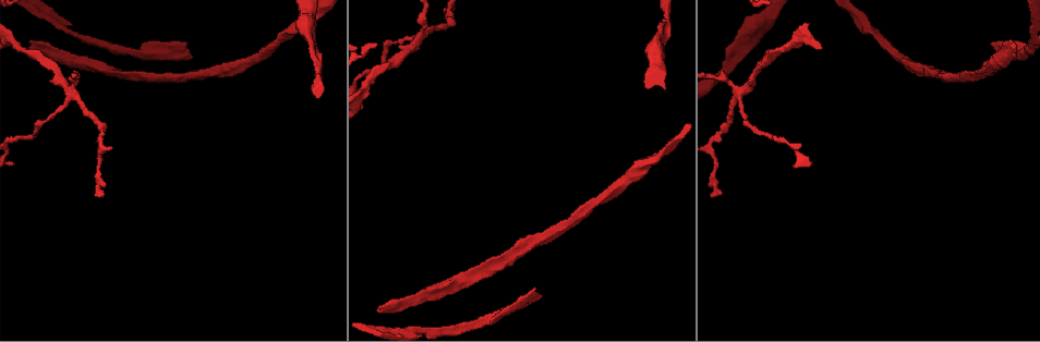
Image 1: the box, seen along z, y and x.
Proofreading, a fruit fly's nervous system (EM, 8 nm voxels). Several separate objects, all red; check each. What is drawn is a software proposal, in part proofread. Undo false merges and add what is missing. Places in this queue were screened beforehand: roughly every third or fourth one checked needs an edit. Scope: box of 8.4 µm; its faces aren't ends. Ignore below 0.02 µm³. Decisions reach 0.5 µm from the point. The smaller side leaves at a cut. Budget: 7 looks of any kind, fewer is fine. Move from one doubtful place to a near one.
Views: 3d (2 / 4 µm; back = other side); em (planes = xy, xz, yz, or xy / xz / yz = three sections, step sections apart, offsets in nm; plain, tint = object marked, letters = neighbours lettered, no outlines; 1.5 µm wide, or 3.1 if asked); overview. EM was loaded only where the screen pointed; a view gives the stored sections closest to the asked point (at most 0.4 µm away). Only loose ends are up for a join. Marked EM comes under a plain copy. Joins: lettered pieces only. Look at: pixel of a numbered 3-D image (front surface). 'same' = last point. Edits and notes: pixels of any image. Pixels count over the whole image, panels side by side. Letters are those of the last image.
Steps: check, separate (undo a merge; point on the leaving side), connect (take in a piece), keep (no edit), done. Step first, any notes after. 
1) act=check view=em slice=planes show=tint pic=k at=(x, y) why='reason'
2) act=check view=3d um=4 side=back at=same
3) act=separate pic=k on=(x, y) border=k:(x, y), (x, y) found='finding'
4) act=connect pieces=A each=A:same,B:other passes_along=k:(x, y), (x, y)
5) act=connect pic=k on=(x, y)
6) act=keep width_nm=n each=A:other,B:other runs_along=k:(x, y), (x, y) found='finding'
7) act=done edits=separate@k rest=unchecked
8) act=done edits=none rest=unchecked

act=check view=em slice=planes show=tint pic=1 at=(67, 94)

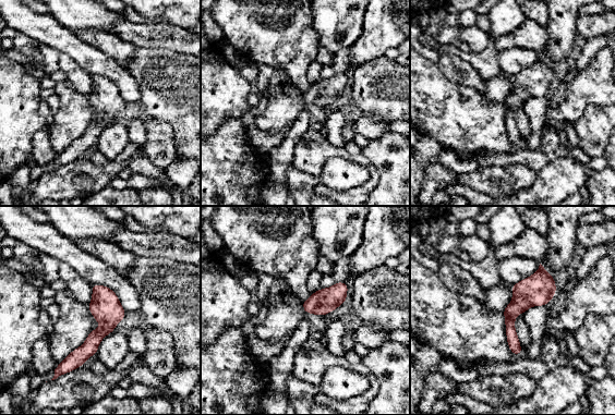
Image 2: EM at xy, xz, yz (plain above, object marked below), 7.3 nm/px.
act=check view=em slice=planes show=letters at=same

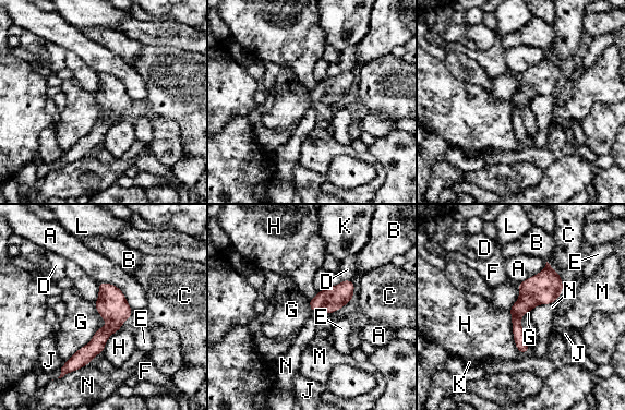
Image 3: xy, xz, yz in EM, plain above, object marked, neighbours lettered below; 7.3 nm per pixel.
act=keep longest_contact=G:380nm each=A:other,B:other,C:other,D:other,E:other,F:other,G:other,H:other,J:other,K:other,L:other,M:other,N:other found='one neuron here'

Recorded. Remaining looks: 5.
act=check view=3d um=4 pic=1 at=(534, 289) why='an open end'

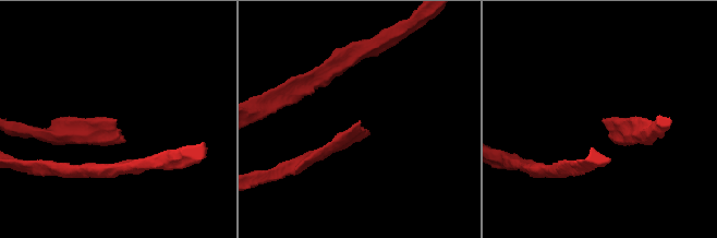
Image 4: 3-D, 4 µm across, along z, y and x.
act=check view=em slice=planes show=letters pic=4 at=(116, 119)

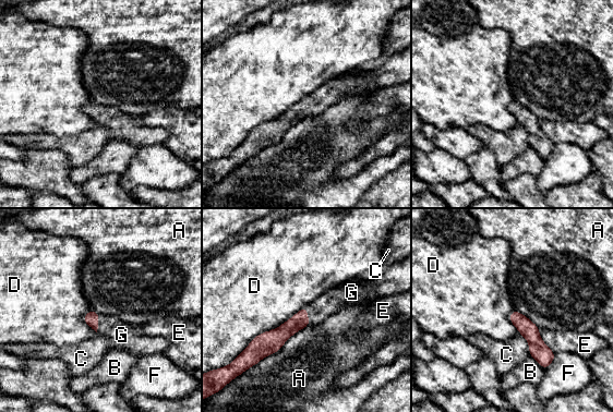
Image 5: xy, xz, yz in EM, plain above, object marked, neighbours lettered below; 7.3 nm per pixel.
act=connect pieces=G each=A:other,B:other,C:other,D:other,E:other,F:other,G:same passes_along=5:(299, 320), (308, 315), (329, 302) found='the neuron continues'

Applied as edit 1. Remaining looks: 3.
act=check view=overview why='see it whole again'

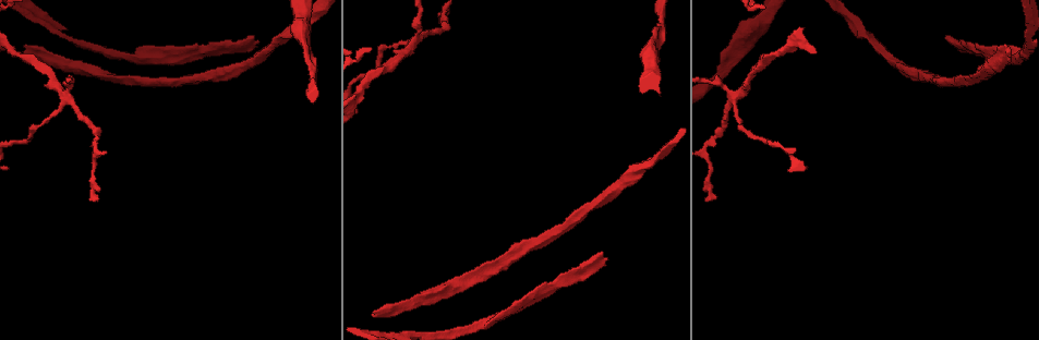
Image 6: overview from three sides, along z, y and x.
act=check view=3d um=4 pic=6 at=(26, 48) why='thin end'

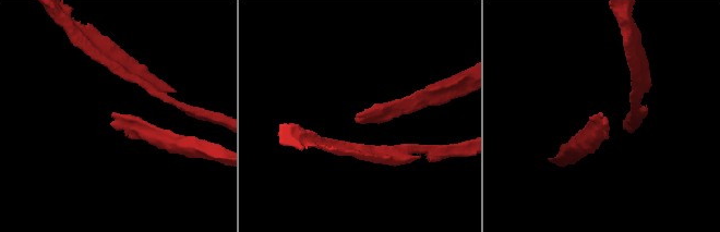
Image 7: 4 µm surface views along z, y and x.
act=check view=em slice=planes show=letters pic=7 at=(357, 116)

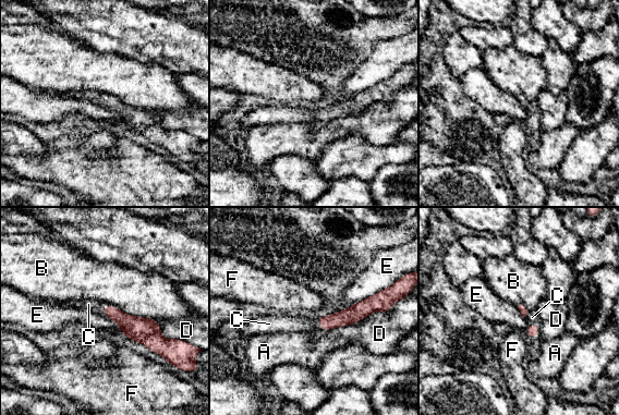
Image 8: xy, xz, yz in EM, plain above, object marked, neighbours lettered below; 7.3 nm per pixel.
act=connect pieces=C each=A:other,B:other,C:same,D:other,E:other,F:other passes_along=8:(350, 315), (318, 322), (284, 324) found='the neuron continues'

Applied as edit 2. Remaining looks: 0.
act=done edits=connect@5,connect@8 rest=unchecked

